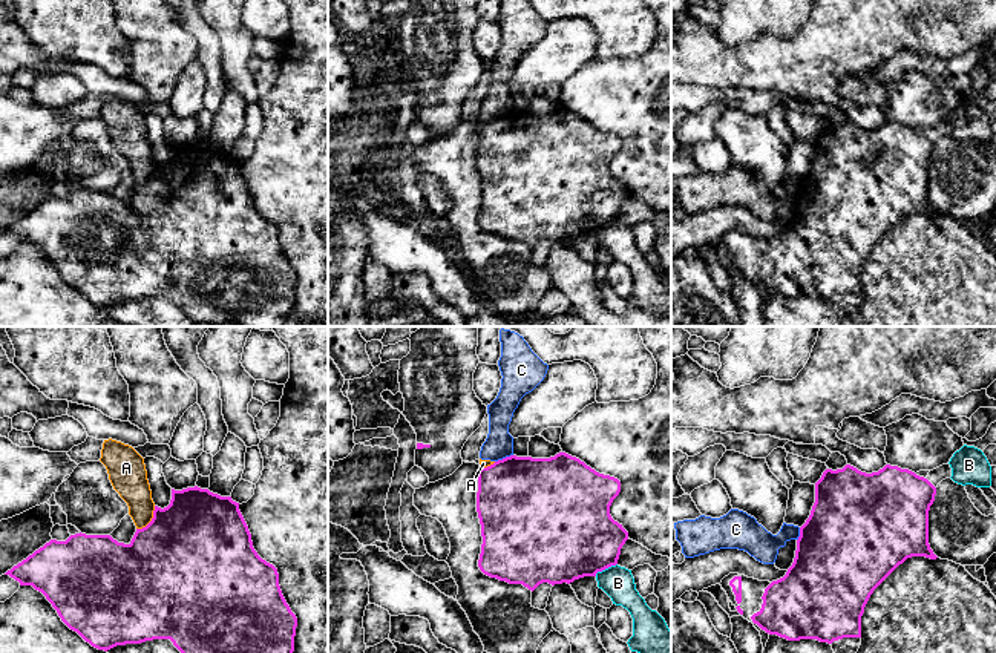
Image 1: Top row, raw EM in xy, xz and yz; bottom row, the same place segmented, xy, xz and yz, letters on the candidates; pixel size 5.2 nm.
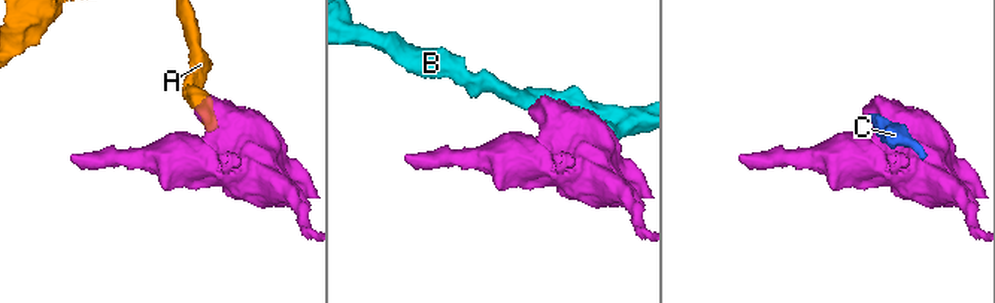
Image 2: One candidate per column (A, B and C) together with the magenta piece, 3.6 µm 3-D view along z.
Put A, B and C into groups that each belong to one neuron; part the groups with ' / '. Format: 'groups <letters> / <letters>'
groups A C / B

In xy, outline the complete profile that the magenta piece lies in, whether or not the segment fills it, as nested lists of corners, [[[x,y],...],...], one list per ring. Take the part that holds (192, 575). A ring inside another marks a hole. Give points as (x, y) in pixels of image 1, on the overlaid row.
[[[198,486],[182,491],[172,489],[170,504],[164,509],[155,506],[152,521],[136,529],[129,544],[118,543],[110,535],[86,535],[75,533],[66,541],[51,540],[43,547],[35,550],[26,559],[14,566],[5,575],[9,575],[20,586],[32,586],[41,592],[46,599],[57,610],[61,621],[74,632],[77,632],[86,642],[98,650],[110,650],[116,645],[141,644],[153,639],[170,639],[181,653],[293,653],[297,618],[287,604],[280,586],[277,569],[262,559],[253,547],[251,533],[239,510],[239,503],[231,497],[221,497],[201,489]]]

